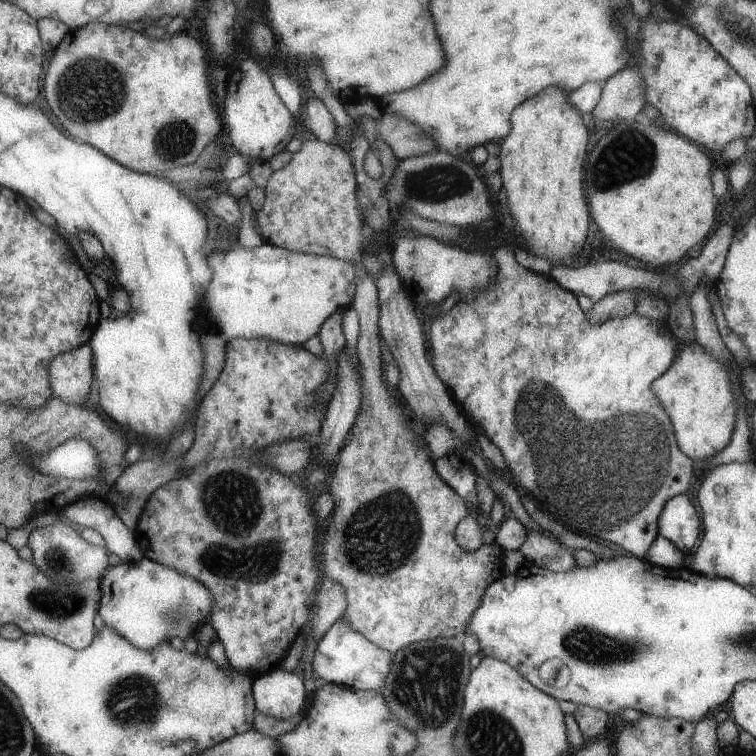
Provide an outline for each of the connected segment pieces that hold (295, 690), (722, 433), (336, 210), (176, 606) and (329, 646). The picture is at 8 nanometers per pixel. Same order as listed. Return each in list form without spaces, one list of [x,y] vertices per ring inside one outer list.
[[[273,669],[254,678],[253,699],[256,712],[277,720],[289,720],[301,712],[299,708],[305,700],[303,680],[297,678],[295,672]]]
[[[685,343],[670,368],[655,378],[651,390],[670,418],[679,450],[687,458],[703,460],[730,444],[738,414],[731,374],[727,374],[723,362],[717,362],[703,346]]]
[[[305,140],[291,160],[274,170],[264,186],[264,202],[256,213],[258,234],[265,243],[288,251],[347,258],[359,262],[361,212],[349,154],[333,142]]]
[[[145,557],[137,562],[120,562],[115,566],[111,565],[111,570],[107,570],[101,582],[103,584],[100,584],[101,598],[97,610],[101,622],[107,628],[111,628],[117,636],[127,639],[131,646],[137,646],[147,652],[161,642],[169,643],[169,640],[175,636],[182,641],[193,636],[199,626],[208,622],[211,614],[211,606],[213,606],[211,592],[201,582]]]
[[[339,616],[331,624],[329,630],[321,636],[321,640],[318,640],[309,672],[317,674],[327,683],[351,687],[360,691],[378,691],[383,678],[387,676],[385,672],[391,666],[391,657],[389,652],[375,646],[369,639],[355,631],[347,622],[347,618]]]

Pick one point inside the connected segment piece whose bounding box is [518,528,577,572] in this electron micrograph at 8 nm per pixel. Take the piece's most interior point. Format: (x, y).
(538, 550)

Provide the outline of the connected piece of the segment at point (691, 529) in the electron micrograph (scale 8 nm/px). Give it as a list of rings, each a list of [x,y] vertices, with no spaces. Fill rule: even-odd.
[[[678,494],[669,498],[661,508],[658,522],[658,534],[671,540],[682,552],[689,555],[691,546],[699,536],[699,516],[693,504],[685,494]]]

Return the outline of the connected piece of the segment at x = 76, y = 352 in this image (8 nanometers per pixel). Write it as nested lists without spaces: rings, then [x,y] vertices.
[[[87,342],[69,352],[57,354],[47,366],[51,395],[67,404],[81,406],[85,396],[89,398],[91,376],[91,348]]]

